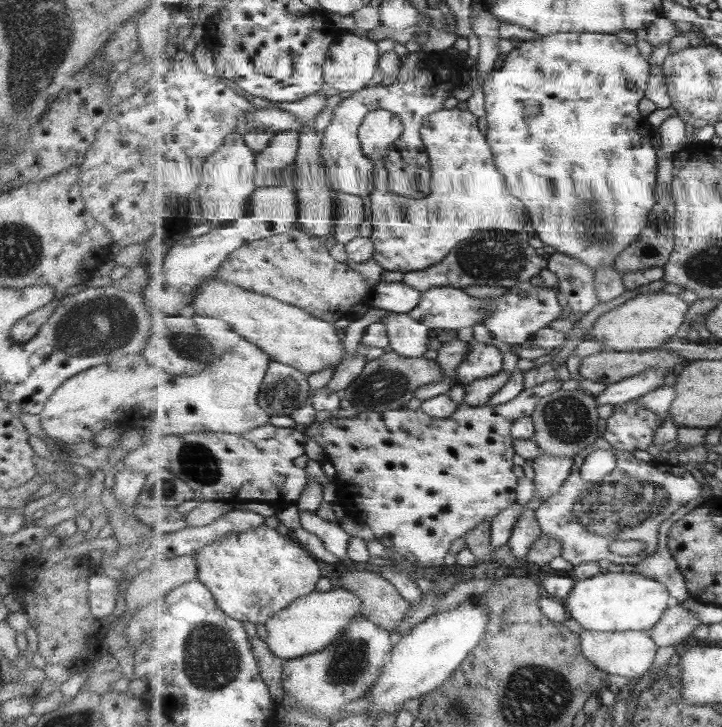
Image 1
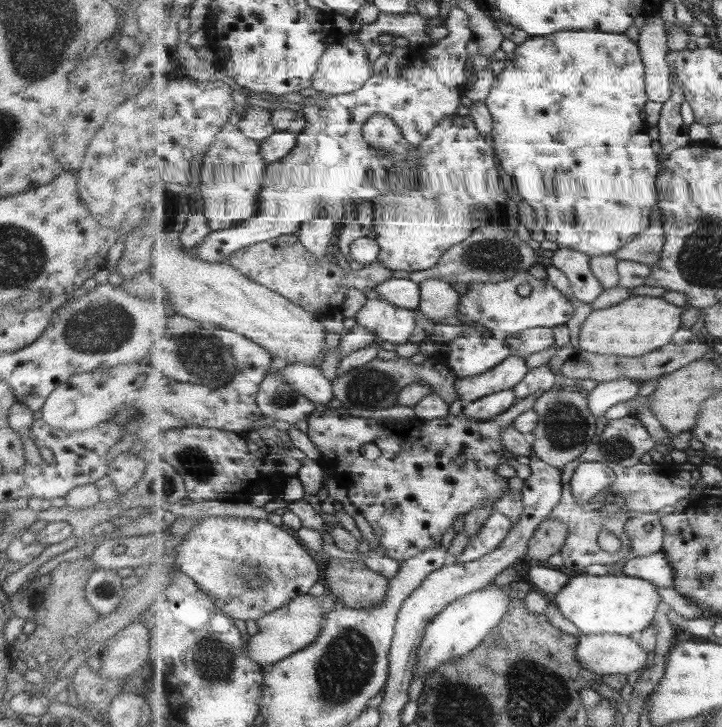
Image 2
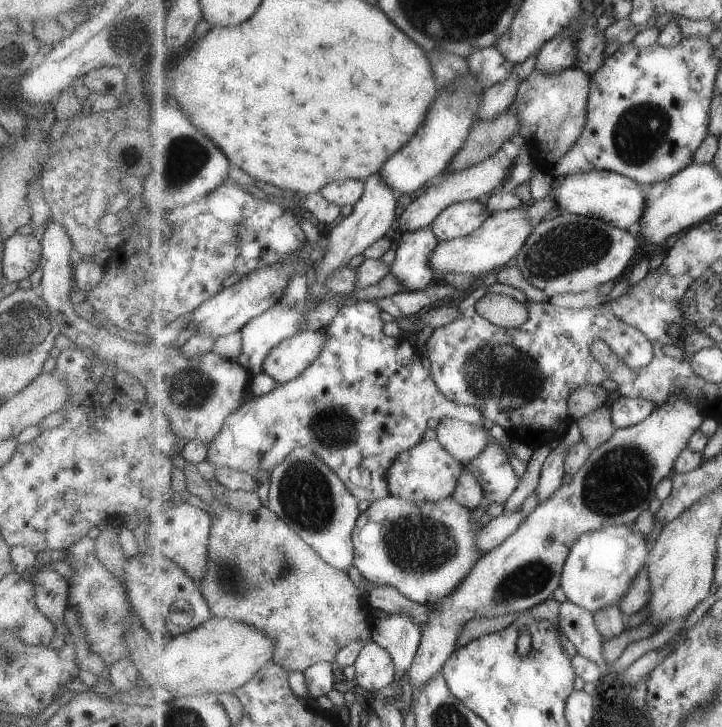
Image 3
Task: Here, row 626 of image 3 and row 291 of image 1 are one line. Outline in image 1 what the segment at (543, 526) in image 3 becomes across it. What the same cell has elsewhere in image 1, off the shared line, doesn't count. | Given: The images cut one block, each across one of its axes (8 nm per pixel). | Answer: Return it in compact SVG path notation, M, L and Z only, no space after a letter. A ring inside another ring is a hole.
M437 286L422 292L419 306L409 314L430 329L464 329L482 324L488 317L488 302L465 294L459 287Z

